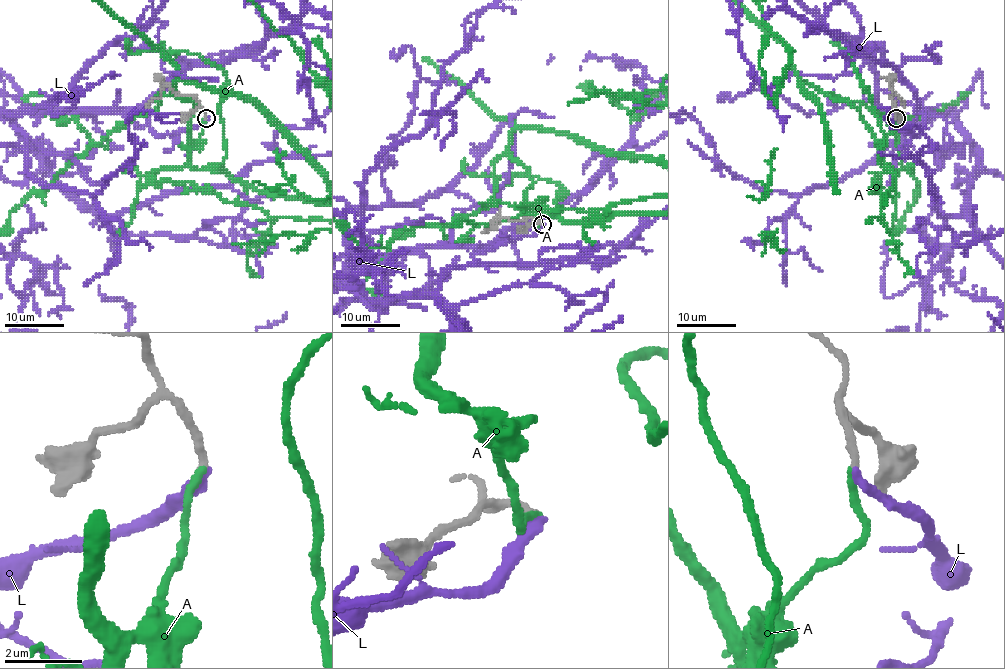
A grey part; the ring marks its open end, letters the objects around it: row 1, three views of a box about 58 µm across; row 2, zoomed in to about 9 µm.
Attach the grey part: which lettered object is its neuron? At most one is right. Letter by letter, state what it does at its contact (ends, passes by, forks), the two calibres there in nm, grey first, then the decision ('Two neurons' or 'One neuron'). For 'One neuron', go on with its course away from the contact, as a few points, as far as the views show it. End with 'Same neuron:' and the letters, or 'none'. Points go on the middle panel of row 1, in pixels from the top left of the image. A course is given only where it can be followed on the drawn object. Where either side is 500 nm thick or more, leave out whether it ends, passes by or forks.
A: It ends there. Thickness 200 nm (grey) against 180 nm. One neuron
L: It ends there. Thickness 200 nm (grey) against 280 nm. Two neurons
Same neuron: A

